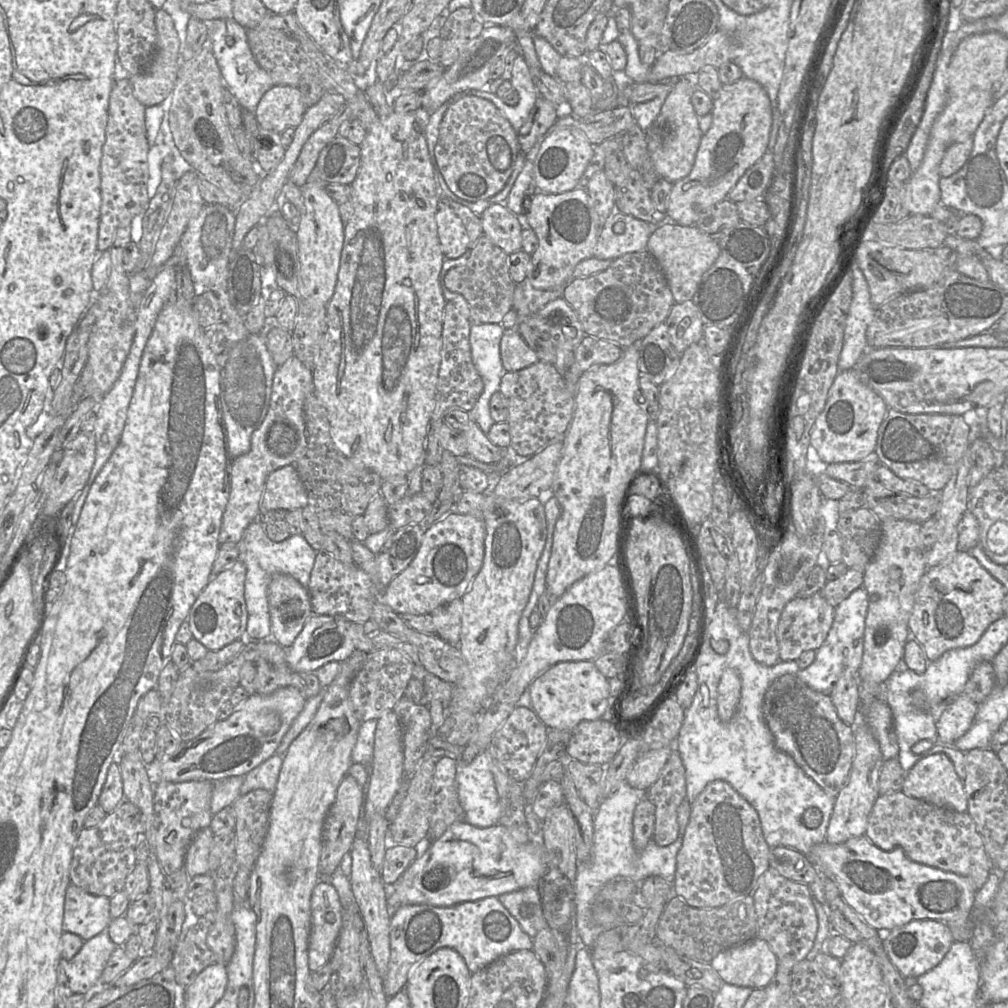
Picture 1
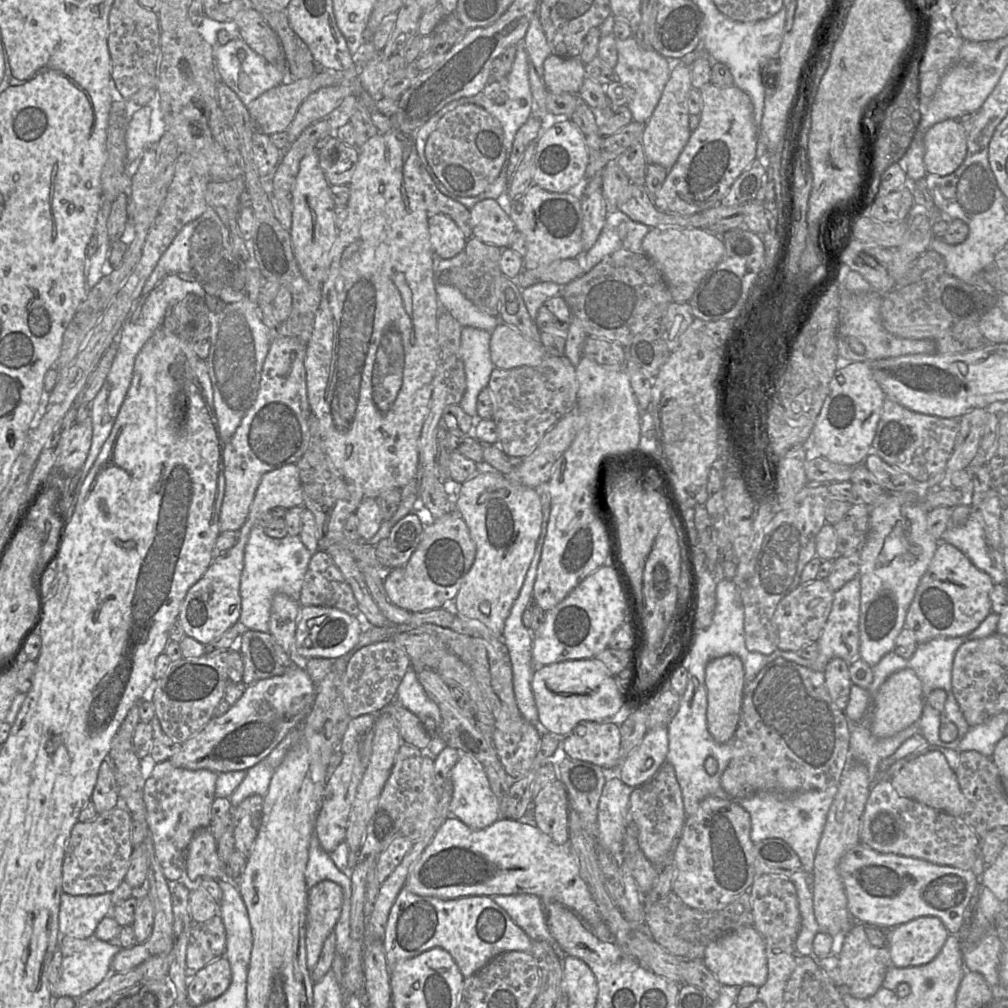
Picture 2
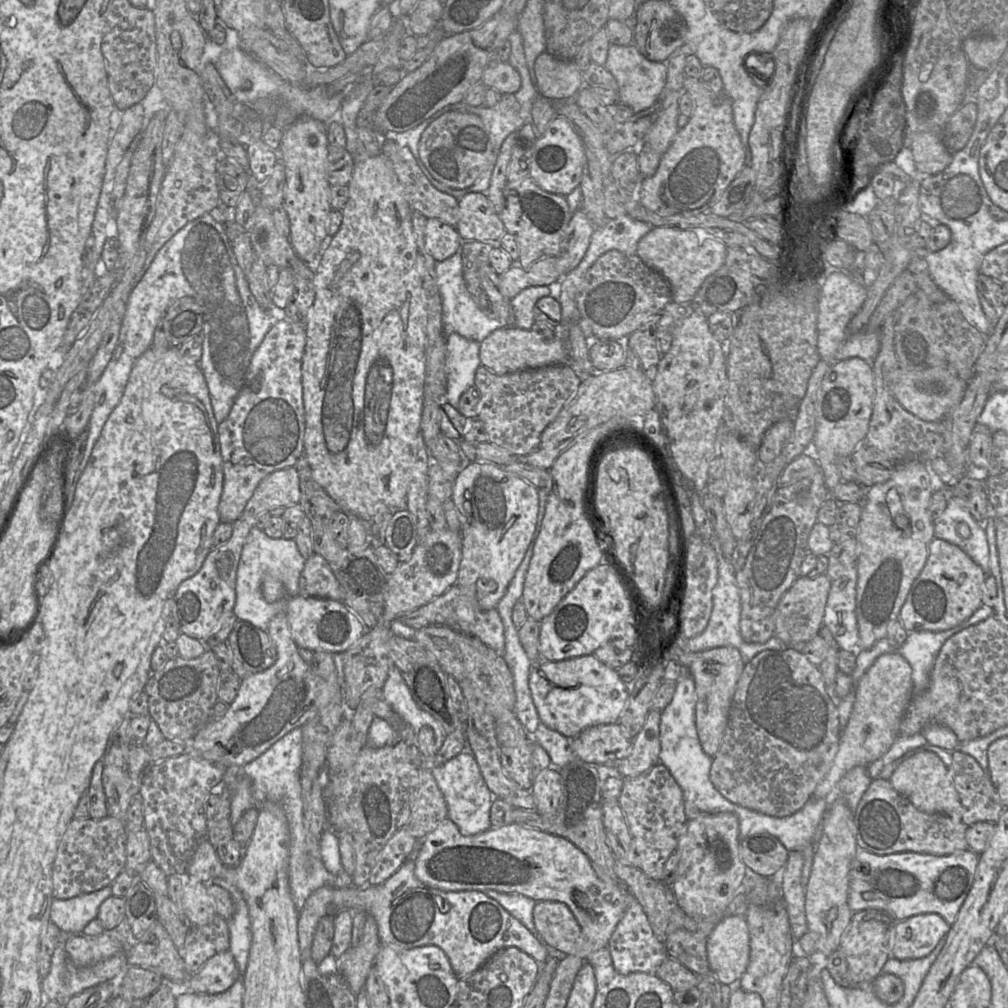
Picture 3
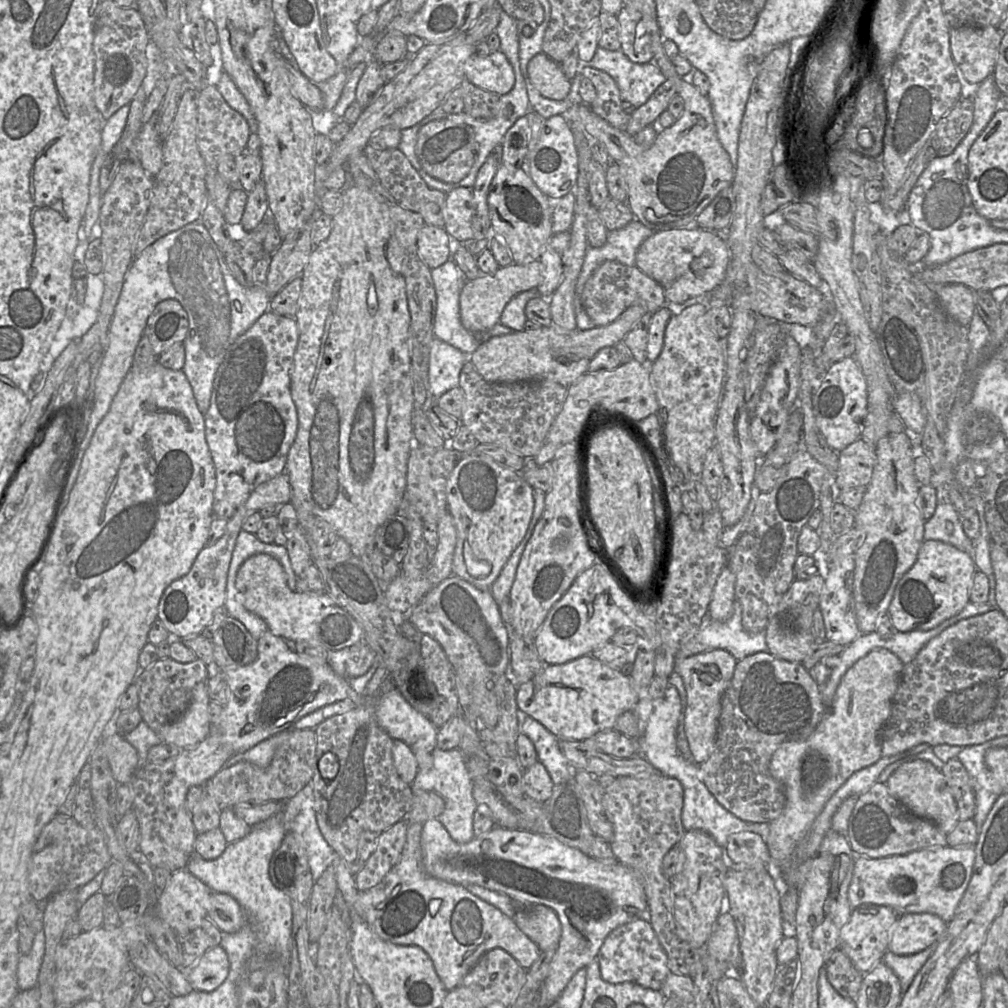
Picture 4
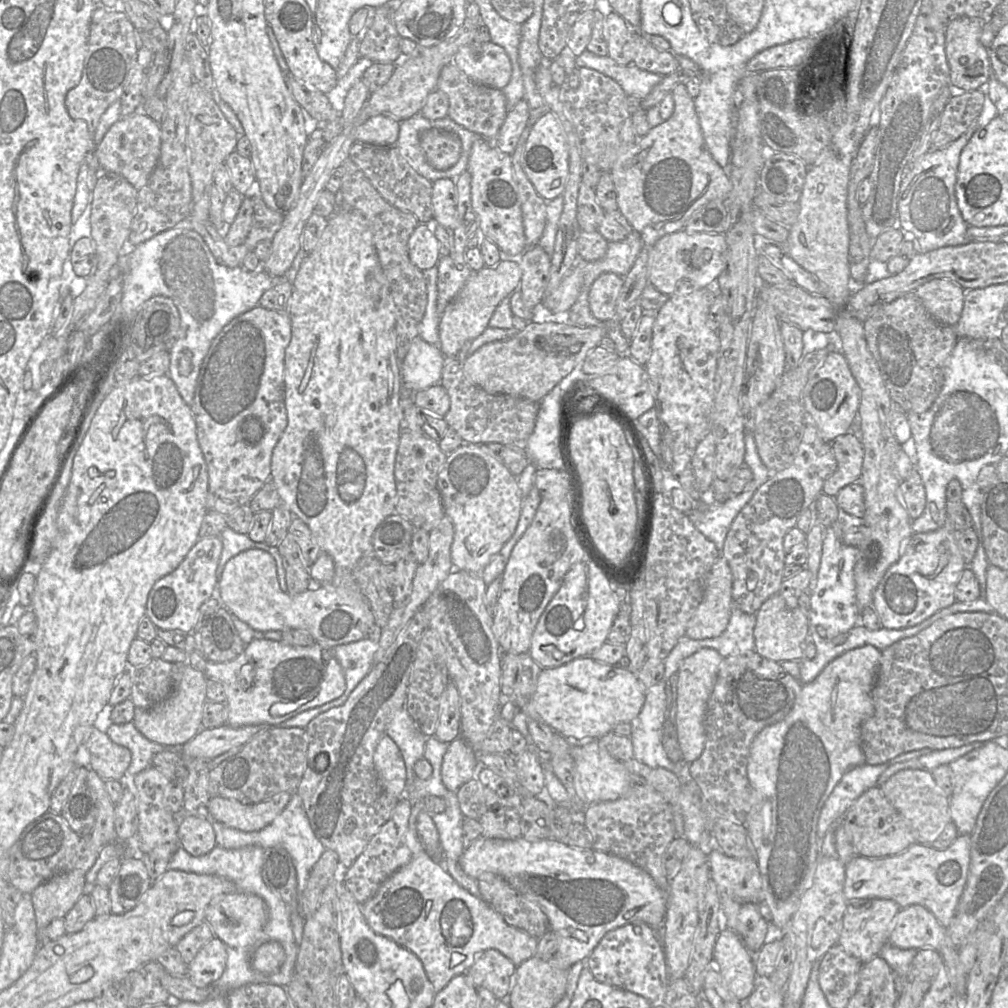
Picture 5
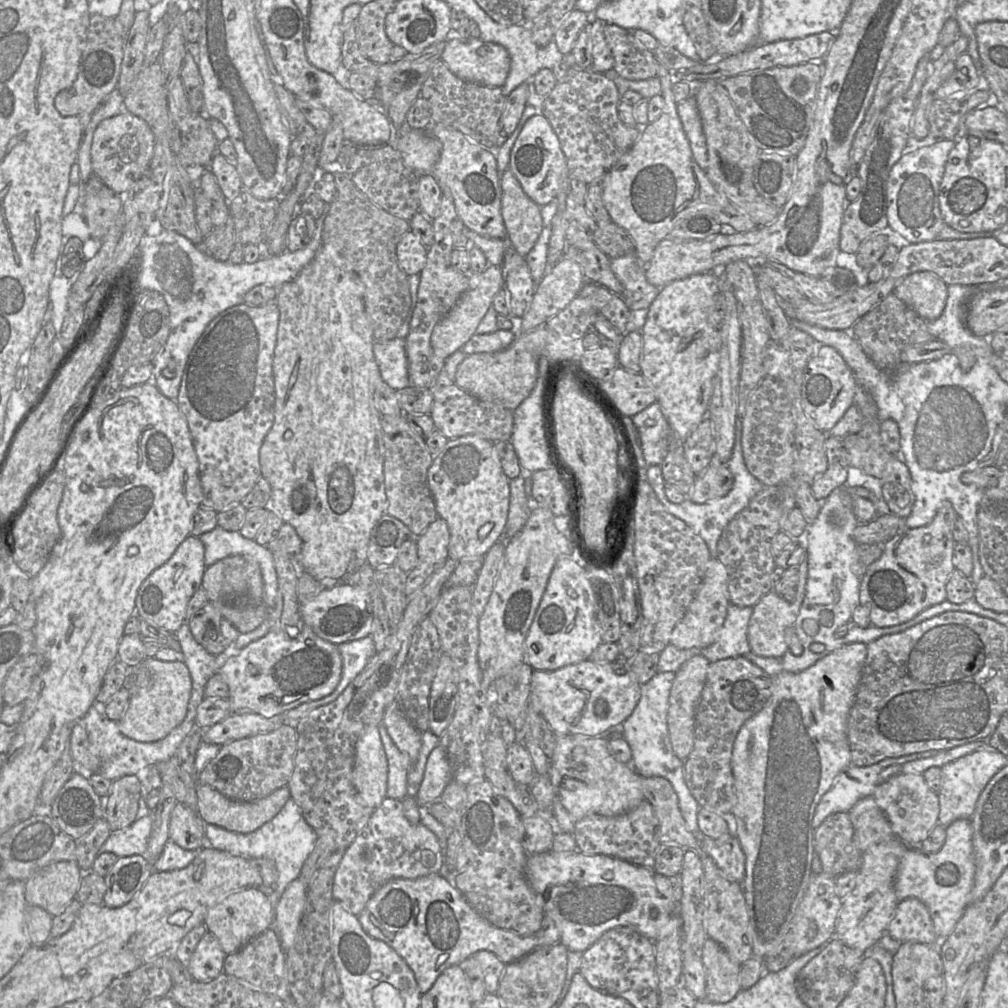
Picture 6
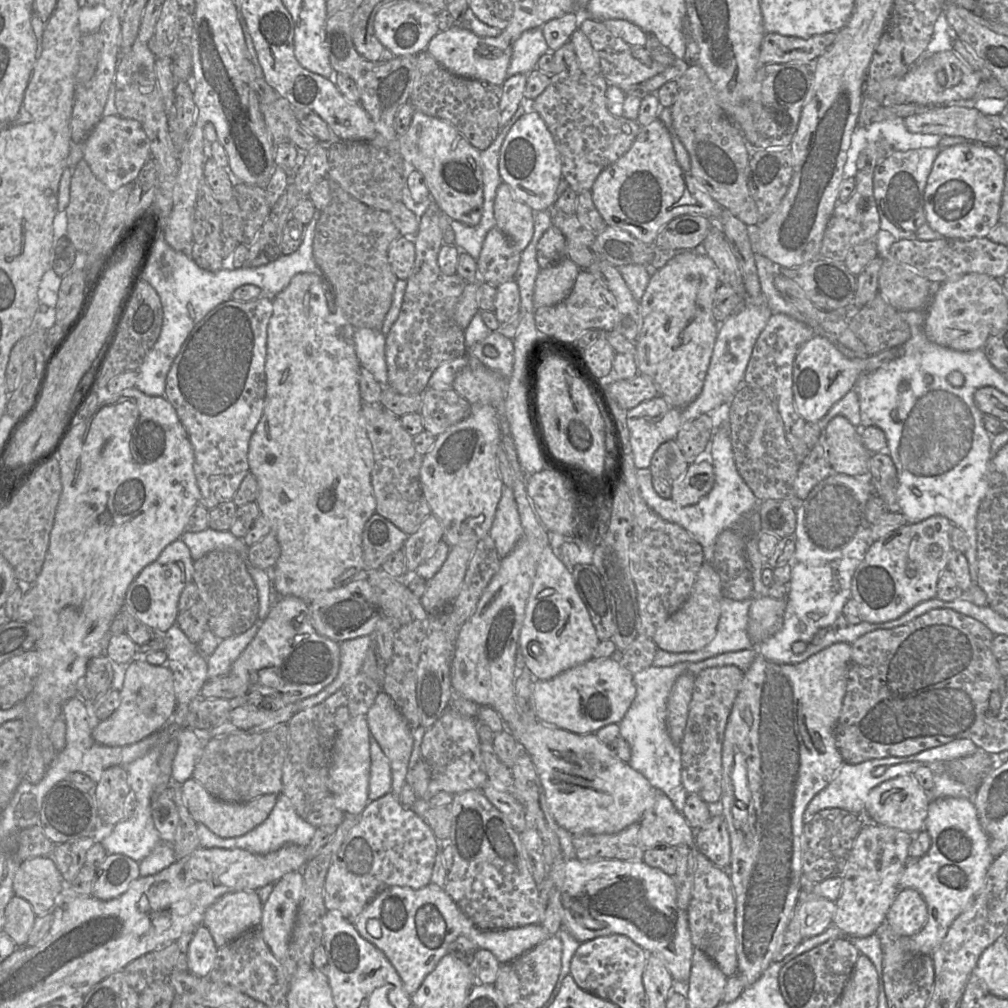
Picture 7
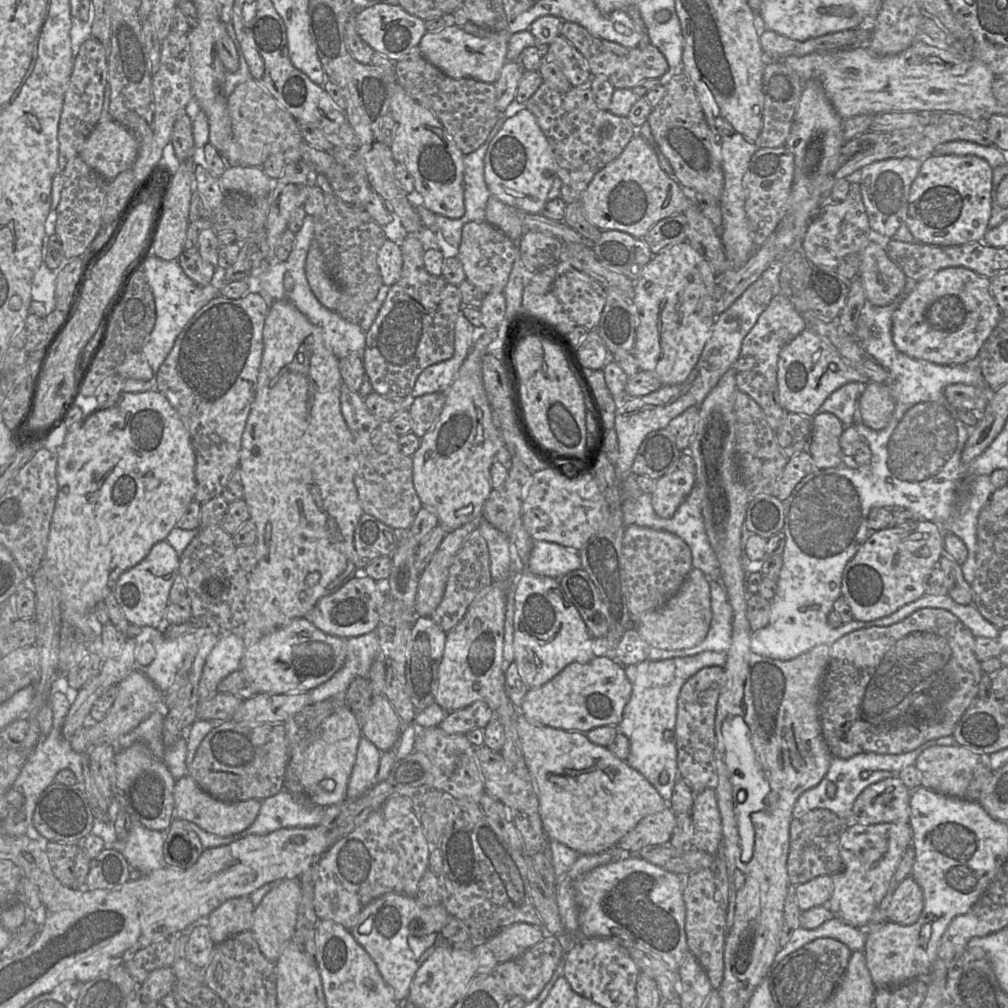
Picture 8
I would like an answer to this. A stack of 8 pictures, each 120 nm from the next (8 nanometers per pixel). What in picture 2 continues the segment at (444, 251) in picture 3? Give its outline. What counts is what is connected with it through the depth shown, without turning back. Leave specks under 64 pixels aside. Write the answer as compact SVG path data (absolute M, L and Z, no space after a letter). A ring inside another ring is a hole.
M431 214L428 226L430 242L437 258L450 259L464 251L467 239L449 216Z

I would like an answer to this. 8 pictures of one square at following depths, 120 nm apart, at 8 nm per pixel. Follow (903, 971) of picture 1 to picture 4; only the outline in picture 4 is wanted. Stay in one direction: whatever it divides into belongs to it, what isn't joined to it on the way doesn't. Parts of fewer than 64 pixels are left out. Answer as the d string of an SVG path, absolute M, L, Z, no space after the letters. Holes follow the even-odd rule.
M931 913L899 915L891 931L888 951L912 955L935 944L944 935L947 922Z

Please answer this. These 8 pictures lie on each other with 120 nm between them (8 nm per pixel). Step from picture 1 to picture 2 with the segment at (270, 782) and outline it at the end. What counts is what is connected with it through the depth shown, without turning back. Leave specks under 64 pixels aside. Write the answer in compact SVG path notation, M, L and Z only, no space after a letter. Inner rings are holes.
M262 760L246 770L245 778L229 798L232 807L236 807L245 798L254 794L264 797L268 792L274 771L275 769L266 760Z

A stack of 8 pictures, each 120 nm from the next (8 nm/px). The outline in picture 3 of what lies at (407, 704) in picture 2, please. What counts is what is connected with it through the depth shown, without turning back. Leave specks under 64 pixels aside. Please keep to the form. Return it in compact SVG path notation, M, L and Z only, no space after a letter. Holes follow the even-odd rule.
M391 667L386 682L381 690L382 699L388 703L403 721L418 732L422 727L429 726L434 731L435 749L442 747L447 733L431 714L420 709L396 667Z

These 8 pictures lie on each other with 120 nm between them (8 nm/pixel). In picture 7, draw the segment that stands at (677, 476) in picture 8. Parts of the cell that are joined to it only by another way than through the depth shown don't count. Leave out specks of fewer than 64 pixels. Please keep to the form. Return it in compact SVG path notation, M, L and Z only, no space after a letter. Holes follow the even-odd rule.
M695 460L689 464L682 478L671 484L671 499L680 506L694 505L712 490L714 483L713 464Z

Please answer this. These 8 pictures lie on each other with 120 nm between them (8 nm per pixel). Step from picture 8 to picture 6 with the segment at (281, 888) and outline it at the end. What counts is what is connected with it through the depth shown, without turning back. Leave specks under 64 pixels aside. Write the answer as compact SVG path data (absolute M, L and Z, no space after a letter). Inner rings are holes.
M300 878L293 880L274 904L273 927L284 952L295 942L306 903L307 884Z

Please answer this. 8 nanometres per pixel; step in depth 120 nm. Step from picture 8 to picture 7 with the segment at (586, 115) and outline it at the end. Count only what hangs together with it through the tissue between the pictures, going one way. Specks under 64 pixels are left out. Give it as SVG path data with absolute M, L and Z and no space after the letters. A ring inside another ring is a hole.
M582 74L578 79L571 79L568 75L549 75L550 83L546 89L533 100L533 109L545 121L561 155L562 177L569 187L577 194L591 190L601 171L622 157L632 146L639 133L640 125L637 121L623 116L616 117L607 109L606 90L609 82L600 74L587 77Z

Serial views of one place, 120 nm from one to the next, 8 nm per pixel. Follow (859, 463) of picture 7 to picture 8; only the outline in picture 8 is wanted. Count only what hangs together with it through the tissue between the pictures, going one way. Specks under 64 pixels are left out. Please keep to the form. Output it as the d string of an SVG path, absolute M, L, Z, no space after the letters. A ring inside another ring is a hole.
M818 413L812 417L812 432L807 451L819 469L843 464L840 436L845 428L841 420L831 413Z

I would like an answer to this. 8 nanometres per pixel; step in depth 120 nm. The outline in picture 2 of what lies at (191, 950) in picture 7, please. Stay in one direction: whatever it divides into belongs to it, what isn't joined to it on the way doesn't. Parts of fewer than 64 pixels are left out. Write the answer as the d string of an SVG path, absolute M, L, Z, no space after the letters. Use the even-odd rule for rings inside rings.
M224 956L208 963L193 978L188 979L188 1003L191 1006L200 1006L220 997L231 981L231 967Z

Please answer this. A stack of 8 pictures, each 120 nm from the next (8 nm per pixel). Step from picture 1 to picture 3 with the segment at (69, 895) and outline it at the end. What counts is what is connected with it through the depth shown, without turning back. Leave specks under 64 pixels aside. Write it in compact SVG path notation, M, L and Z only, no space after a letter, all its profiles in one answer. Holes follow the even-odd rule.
M111 887L82 894L70 899L53 899L50 922L63 934L81 934L85 926L96 919L100 905L111 896Z

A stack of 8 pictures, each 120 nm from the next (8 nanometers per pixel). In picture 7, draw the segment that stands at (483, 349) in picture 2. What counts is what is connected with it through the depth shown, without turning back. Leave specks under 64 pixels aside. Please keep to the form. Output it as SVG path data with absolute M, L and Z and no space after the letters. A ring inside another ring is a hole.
M369 328L354 329L352 340L361 367L367 369L382 385L387 386L385 335Z

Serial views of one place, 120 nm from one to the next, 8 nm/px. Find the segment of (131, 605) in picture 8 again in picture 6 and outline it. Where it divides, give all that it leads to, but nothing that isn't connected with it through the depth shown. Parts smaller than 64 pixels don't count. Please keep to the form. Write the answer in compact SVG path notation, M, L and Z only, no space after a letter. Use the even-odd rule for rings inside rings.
M188 536L173 555L154 569L141 583L134 604L139 618L152 622L168 632L176 633L184 623L187 605L193 594L202 587L206 565L205 547L198 536Z

